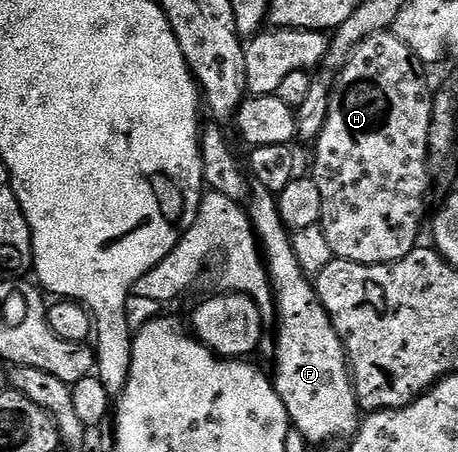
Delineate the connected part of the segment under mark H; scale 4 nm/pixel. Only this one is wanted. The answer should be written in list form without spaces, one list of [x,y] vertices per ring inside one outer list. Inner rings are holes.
[[[382,31],[380,35],[369,37],[351,54],[351,58],[342,71],[338,72],[331,96],[331,108],[329,117],[323,126],[323,132],[317,140],[319,147],[319,164],[315,167],[313,178],[317,189],[321,189],[321,201],[323,202],[323,217],[321,224],[325,237],[329,241],[334,258],[353,261],[361,265],[373,265],[374,263],[392,263],[398,259],[404,259],[411,251],[414,251],[420,242],[419,230],[423,227],[423,214],[427,211],[427,190],[431,187],[431,171],[427,168],[427,155],[431,151],[429,145],[429,127],[433,117],[433,83],[427,80],[423,60],[416,57],[413,49],[409,47],[401,36],[391,31]]]

